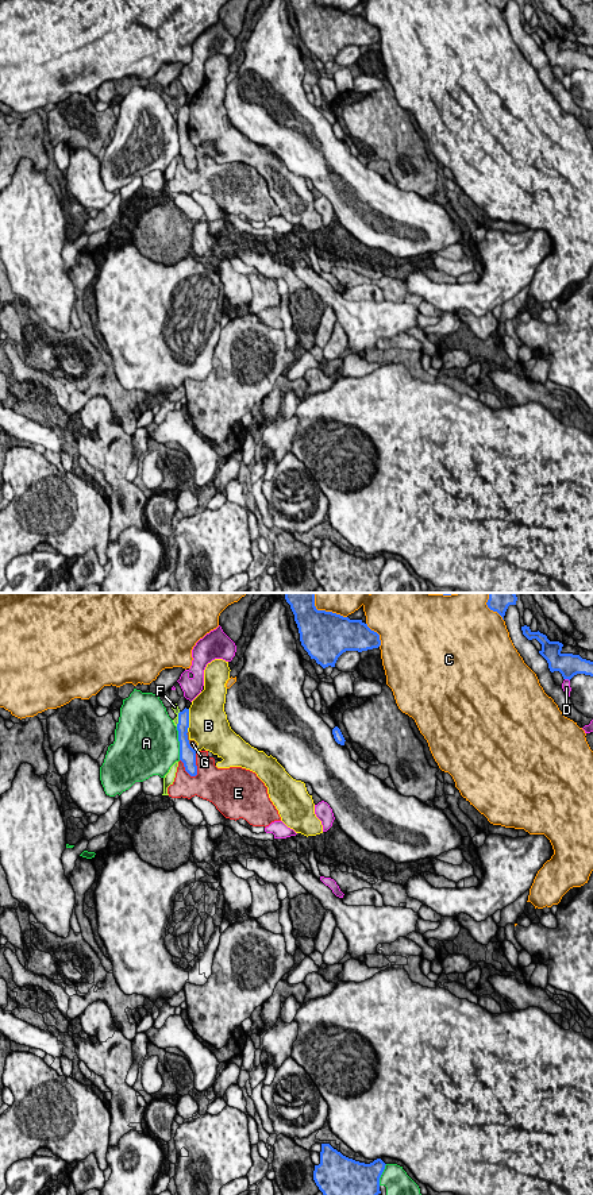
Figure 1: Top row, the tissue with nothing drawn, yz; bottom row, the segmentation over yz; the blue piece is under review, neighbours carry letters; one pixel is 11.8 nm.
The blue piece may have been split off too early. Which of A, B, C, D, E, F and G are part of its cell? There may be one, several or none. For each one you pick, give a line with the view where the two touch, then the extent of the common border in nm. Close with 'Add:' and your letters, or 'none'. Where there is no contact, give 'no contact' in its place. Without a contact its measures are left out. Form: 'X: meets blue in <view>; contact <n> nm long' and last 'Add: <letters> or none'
Add: none

